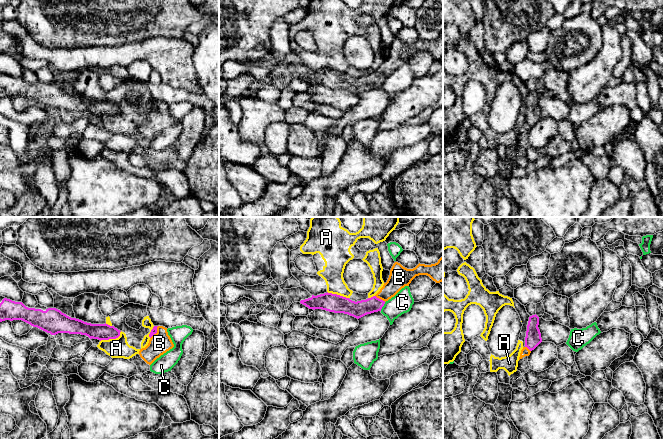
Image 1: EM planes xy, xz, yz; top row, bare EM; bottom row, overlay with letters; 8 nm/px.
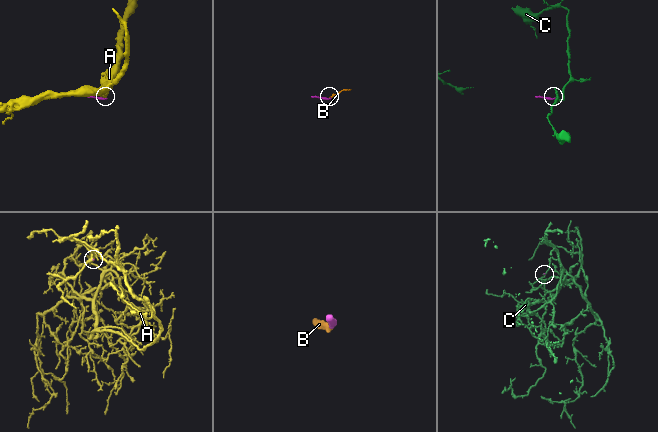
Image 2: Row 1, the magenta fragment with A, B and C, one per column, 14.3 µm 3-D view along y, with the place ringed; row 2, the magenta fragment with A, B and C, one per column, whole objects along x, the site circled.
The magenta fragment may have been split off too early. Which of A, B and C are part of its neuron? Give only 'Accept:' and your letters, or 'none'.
Accept: B

